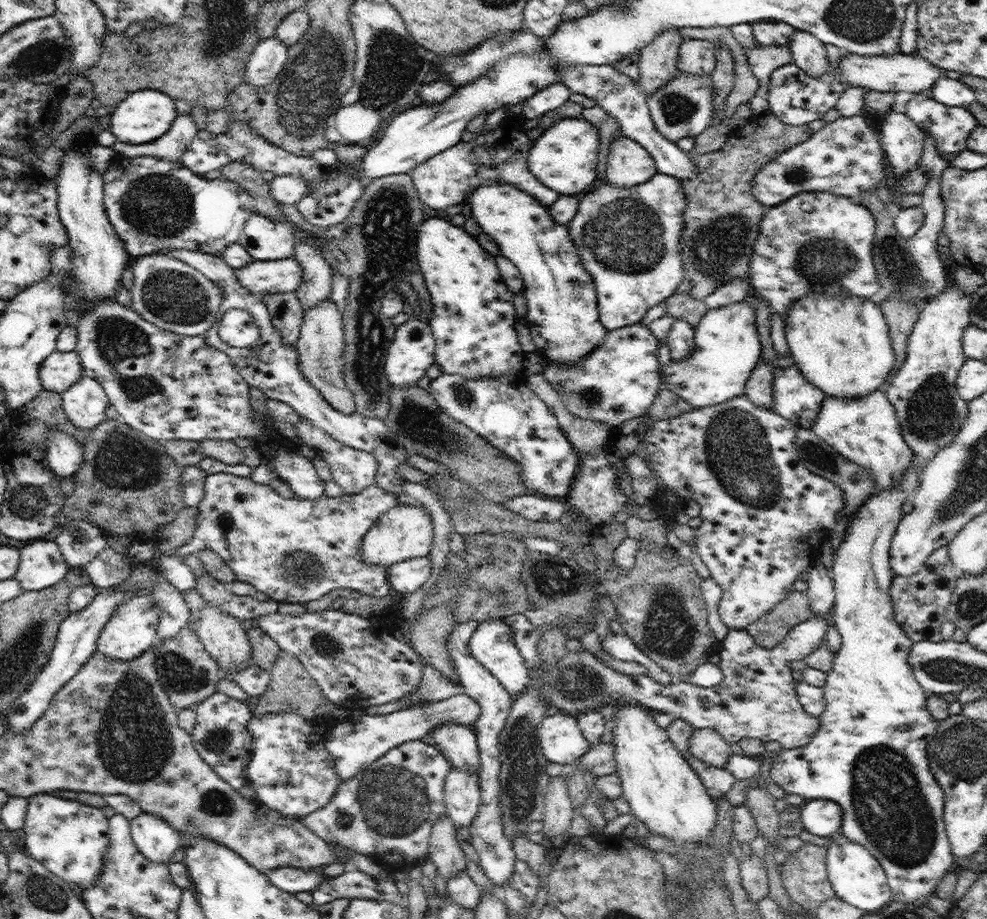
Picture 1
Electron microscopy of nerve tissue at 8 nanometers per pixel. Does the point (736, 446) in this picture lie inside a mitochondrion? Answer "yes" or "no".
yes

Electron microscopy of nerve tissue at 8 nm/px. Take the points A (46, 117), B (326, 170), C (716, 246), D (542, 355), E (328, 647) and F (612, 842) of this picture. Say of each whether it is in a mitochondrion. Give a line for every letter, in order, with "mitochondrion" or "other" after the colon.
A: other
B: other
C: mitochondrion
D: other
E: mitochondrion
F: other

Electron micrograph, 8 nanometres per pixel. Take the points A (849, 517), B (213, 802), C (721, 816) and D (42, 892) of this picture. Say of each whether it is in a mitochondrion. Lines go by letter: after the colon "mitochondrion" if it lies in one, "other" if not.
A: other
B: mitochondrion
C: other
D: mitochondrion

